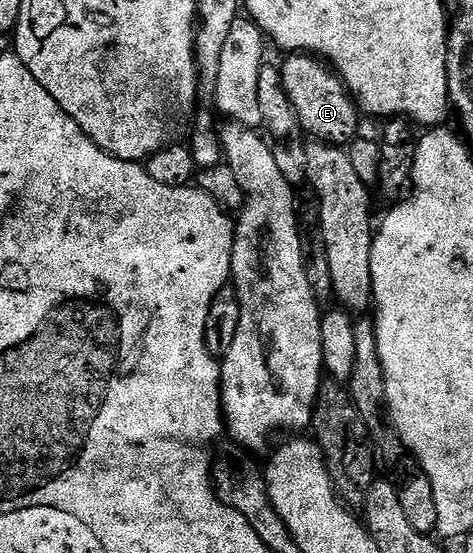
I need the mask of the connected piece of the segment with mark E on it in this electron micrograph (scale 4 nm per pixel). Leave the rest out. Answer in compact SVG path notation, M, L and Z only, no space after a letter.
M290 52L283 58L286 59L280 62L280 69L284 92L295 116L300 120L302 133L332 146L349 147L360 134L360 111L358 103L350 97L346 83L321 57L305 52Z

